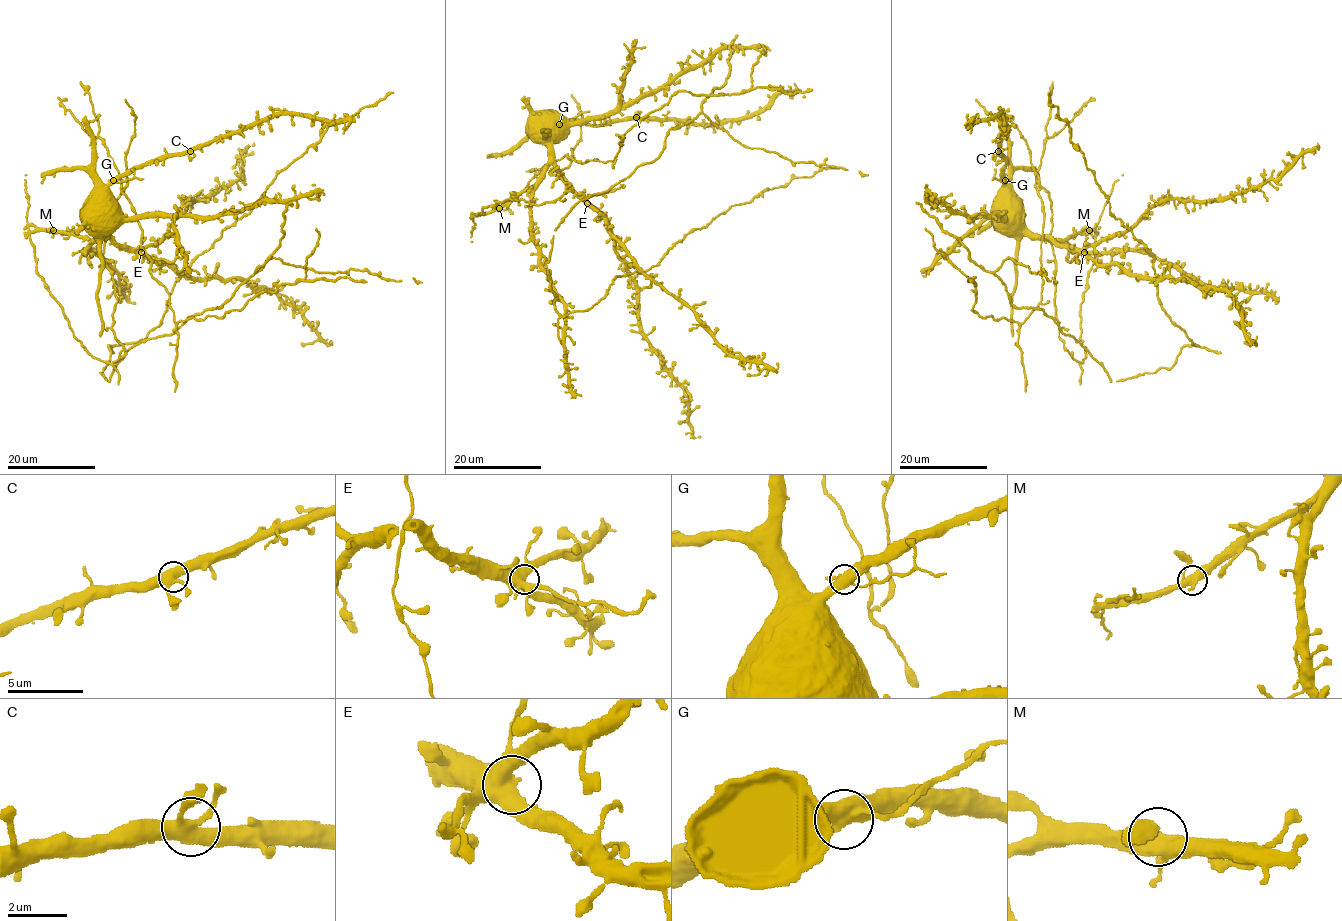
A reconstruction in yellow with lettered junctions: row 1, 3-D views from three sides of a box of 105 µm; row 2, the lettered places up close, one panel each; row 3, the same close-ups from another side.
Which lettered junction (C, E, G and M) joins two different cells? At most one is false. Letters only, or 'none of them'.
G

